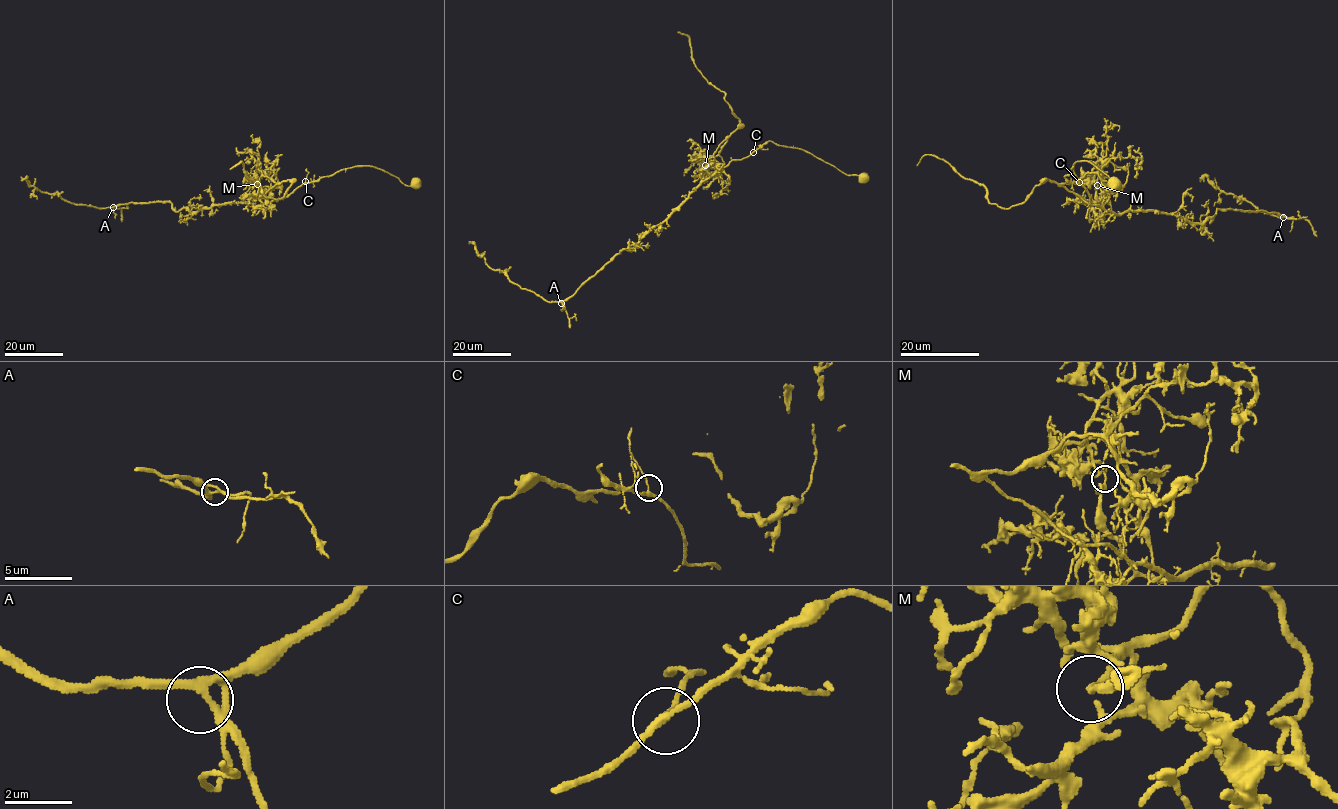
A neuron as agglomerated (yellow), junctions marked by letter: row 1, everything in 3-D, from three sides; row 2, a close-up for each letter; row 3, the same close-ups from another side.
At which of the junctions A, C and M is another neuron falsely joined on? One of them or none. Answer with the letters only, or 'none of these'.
M

